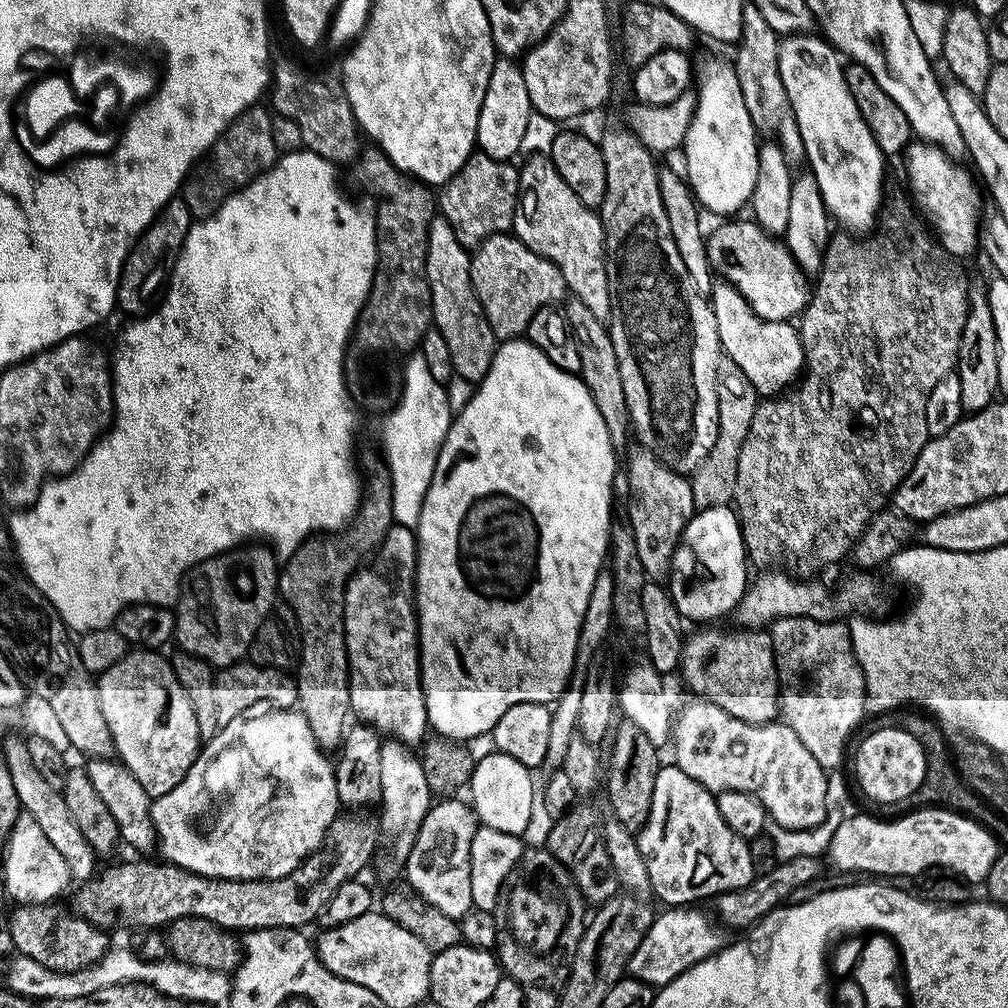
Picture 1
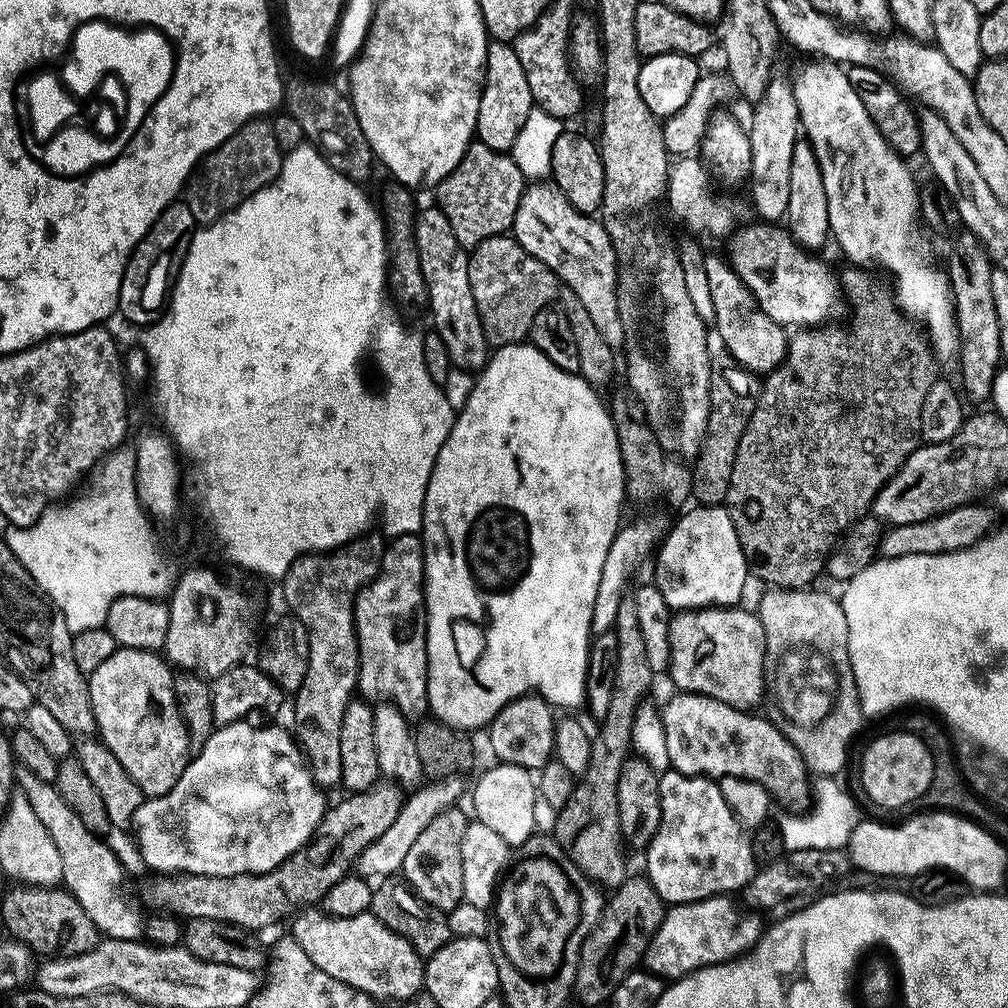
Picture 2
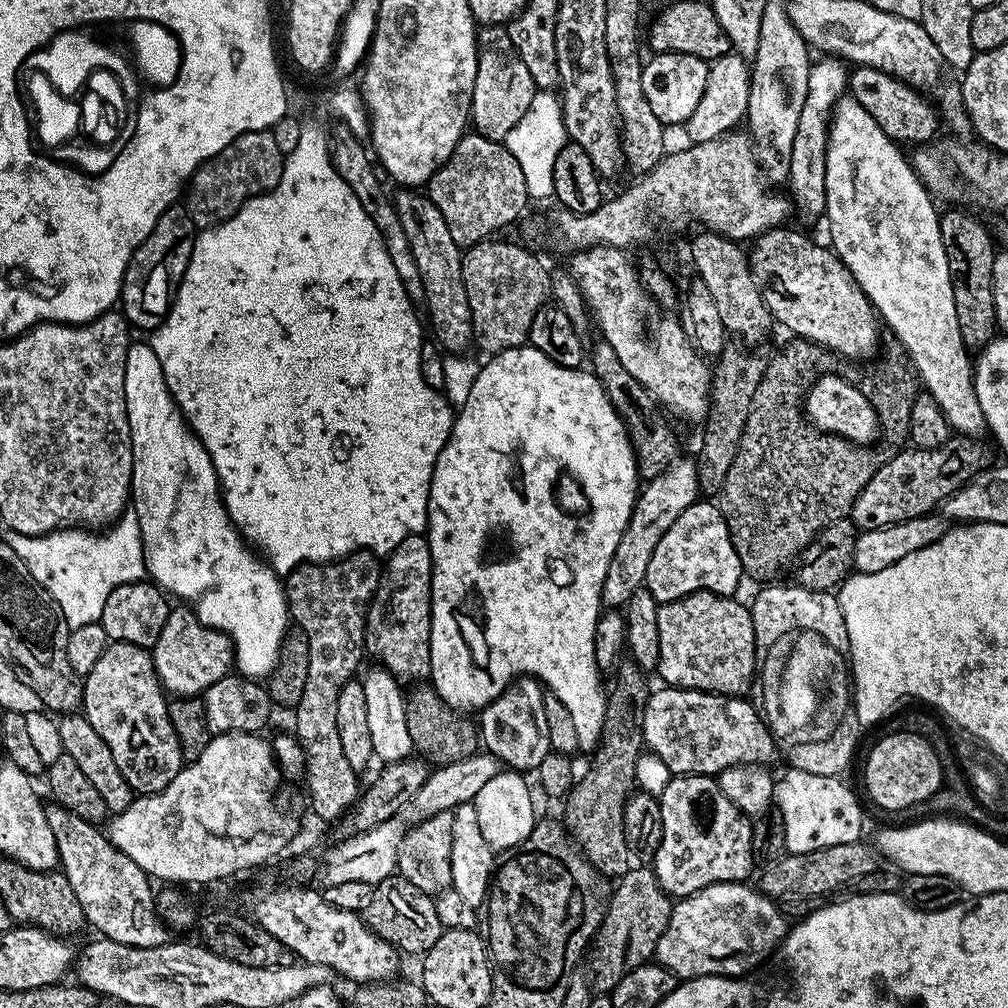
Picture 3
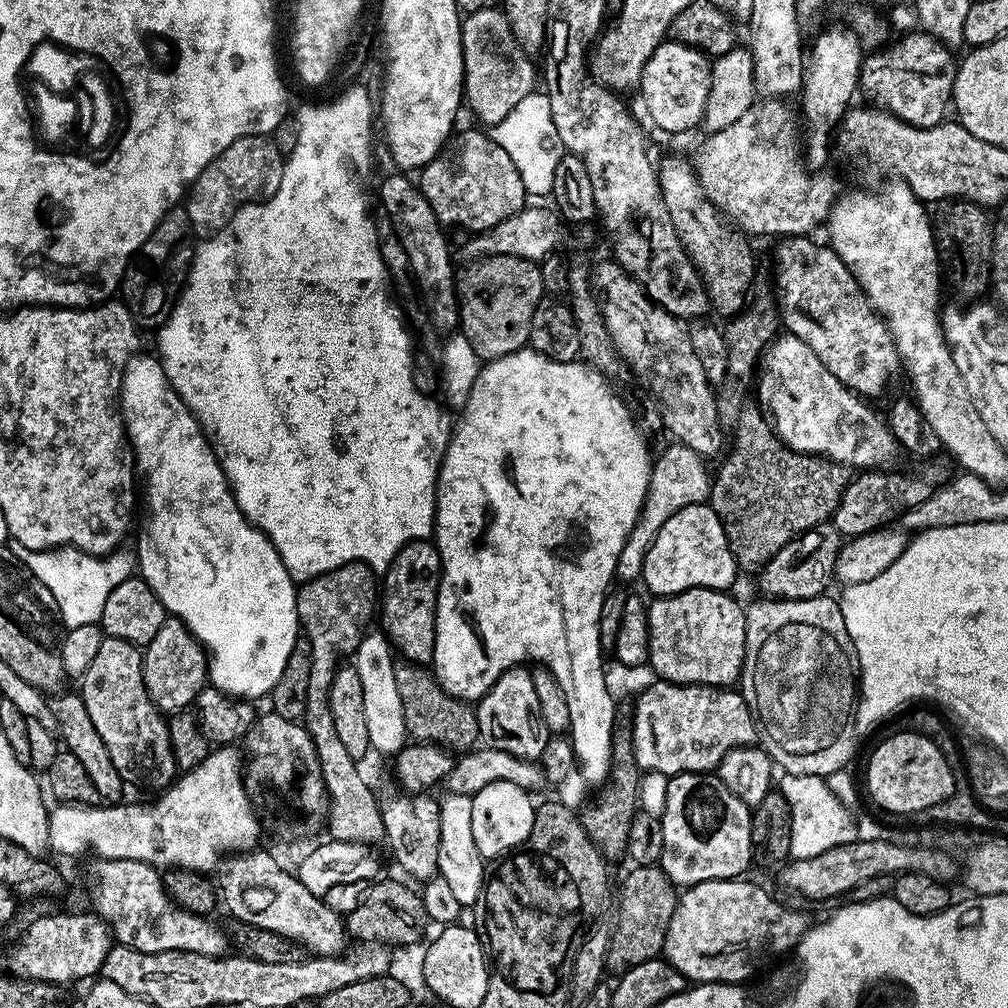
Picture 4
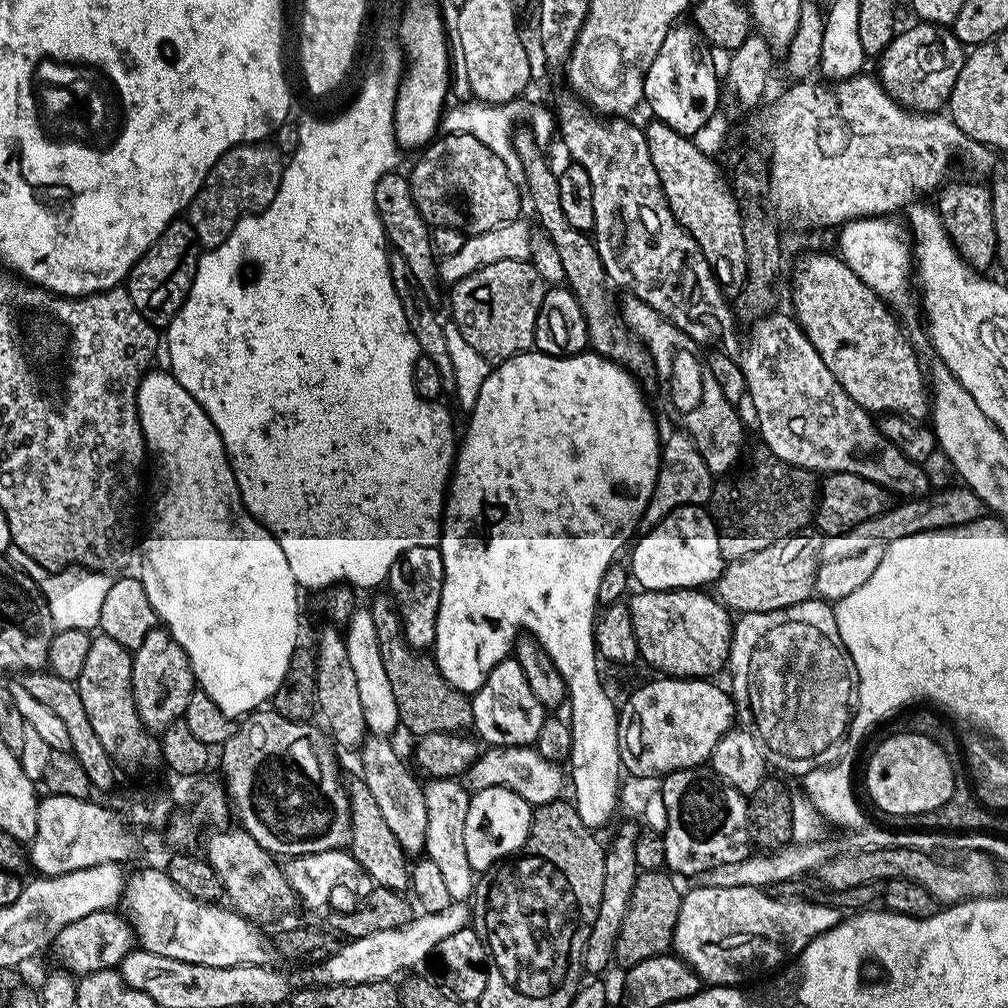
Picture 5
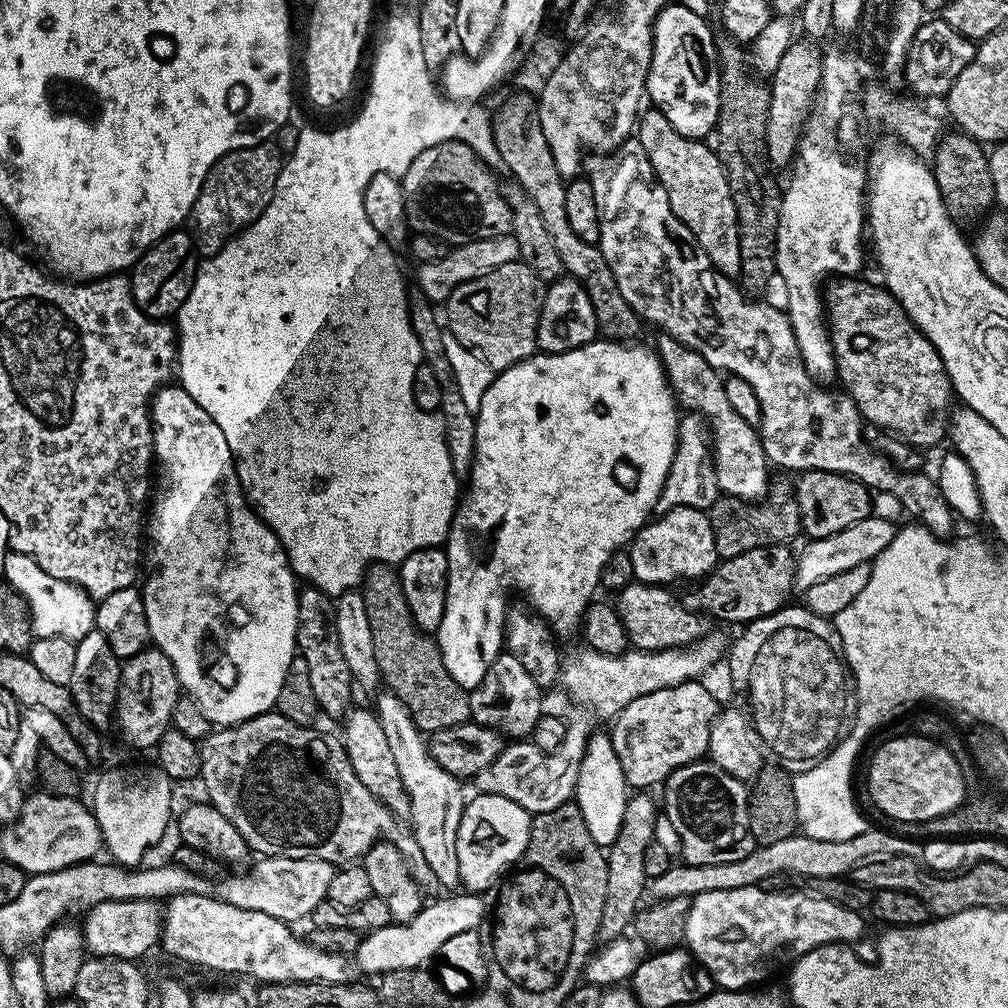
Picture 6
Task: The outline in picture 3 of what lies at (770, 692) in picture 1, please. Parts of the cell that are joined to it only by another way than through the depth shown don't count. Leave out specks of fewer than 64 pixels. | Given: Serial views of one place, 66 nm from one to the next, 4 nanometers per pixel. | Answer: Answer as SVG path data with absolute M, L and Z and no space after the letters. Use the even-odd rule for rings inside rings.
M695 592L689 596L683 596L680 600L672 600L669 604L660 604L658 610L658 676L661 676L665 685L674 688L693 688L699 692L717 692L719 696L743 697L744 692L751 684L758 672L758 649L756 646L756 635L754 634L754 622L747 603L739 604L732 596L719 596L713 592Z

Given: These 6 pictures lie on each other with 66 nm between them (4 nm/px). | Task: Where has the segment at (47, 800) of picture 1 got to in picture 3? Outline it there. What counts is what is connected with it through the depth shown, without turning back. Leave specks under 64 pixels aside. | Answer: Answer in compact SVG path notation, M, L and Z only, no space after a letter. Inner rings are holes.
M52 802L45 807L46 822L54 834L54 842L58 846L59 867L66 878L70 880L71 889L75 897L81 902L86 921L97 928L99 935L114 942L122 942L126 946L135 948L153 948L169 943L170 929L161 923L159 914L155 912L154 884L150 877L140 869L138 862L134 862L126 854L116 851L111 840L97 825L78 818L70 810L61 808Z

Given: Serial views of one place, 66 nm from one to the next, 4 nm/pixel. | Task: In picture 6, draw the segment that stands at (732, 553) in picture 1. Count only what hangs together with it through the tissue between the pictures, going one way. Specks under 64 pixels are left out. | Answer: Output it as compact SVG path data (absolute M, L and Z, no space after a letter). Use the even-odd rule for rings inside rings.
M675 508L657 515L640 529L627 551L630 562L634 562L634 577L641 584L672 586L675 580L692 582L707 576L718 563L707 511L698 508Z

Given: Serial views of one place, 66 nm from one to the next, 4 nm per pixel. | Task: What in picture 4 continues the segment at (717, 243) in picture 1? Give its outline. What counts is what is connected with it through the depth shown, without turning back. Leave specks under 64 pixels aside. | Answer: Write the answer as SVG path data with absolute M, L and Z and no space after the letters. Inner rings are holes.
M794 236L783 241L784 244L776 252L776 280L774 276L774 295L778 301L778 316L789 333L797 336L802 342L806 342L806 346L810 346L810 350L814 350L814 354L818 354L818 358L822 362L822 366L826 366L826 370L830 370L830 374L834 374L838 378L838 382L842 382L857 396L865 398L873 398L872 396L880 396L892 384L892 379L896 375L901 375L902 361L900 354L896 349L894 338L888 329L888 323L884 317L872 307L872 303L868 300L868 296L860 289L860 283L852 277L852 271L842 262L842 258L838 258L838 254L827 243L815 244L812 238L808 236Z

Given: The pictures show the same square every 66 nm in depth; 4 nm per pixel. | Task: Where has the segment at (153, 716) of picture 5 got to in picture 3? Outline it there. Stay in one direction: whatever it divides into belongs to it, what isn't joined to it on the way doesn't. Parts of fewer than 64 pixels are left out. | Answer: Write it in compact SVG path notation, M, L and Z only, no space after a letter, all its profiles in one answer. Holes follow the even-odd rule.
M176 607L169 611L166 626L162 626L162 634L158 634L158 642L150 650L154 670L165 693L176 698L199 697L214 682L229 675L234 664L232 640L216 628L203 627L191 607Z

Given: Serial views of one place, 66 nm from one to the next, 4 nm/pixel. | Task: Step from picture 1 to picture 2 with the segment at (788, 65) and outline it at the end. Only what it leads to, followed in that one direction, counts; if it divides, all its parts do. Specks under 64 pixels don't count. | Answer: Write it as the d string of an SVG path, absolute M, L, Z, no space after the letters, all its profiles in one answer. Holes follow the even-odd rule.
M812 58L807 61L796 72L796 77L791 77L790 83L793 90L793 96L797 99L798 110L800 111L799 123L802 125L803 135L808 143L811 144L814 154L817 156L818 166L821 168L822 183L826 188L827 205L829 206L829 230L831 239L838 247L844 251L844 256L848 259L847 263L852 266L859 266L865 270L873 270L872 268L881 268L884 272L892 275L891 287L894 289L894 299L901 312L908 317L909 320L915 322L926 333L931 345L932 351L941 361L948 360L957 355L960 351L960 332L956 328L956 310L952 303L952 288L948 285L948 274L943 267L936 265L936 260L932 257L932 244L928 241L926 233L920 229L920 216L922 220L922 208L920 212L920 196L916 193L916 184L912 181L912 176L908 173L905 161L895 150L886 142L886 138L882 138L882 134L878 130L878 126L874 126L874 122L870 118L870 114L866 110L866 106L862 106L862 98L858 98L858 94L854 90L854 86L850 86L850 78L847 71L835 60L826 60L823 58Z

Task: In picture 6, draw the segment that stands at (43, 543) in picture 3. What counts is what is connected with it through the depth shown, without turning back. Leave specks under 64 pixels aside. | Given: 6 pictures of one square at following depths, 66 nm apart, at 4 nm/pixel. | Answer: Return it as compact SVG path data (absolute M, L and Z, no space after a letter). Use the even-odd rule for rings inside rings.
M9 551L8 557L2 561L2 568L3 579L28 603L32 631L37 637L57 636L77 641L93 632L96 626L96 604L83 588L46 574L46 570L20 552Z

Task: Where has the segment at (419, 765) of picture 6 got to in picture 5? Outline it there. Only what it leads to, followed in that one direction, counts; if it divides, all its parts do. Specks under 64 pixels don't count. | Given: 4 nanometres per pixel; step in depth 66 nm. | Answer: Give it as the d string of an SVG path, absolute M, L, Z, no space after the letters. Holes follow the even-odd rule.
M455 779L432 780L424 784L426 798L426 842L424 852L432 859L442 873L442 879L450 892L453 902L464 902L469 898L472 887L478 880L472 871L470 858L466 858L466 814L470 803L470 793L463 783Z

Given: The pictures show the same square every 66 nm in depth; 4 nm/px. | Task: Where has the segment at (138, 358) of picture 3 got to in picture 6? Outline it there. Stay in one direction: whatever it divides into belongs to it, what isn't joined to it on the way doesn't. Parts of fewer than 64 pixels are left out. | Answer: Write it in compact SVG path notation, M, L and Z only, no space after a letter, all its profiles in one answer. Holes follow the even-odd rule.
M165 386L157 388L150 405L152 413L152 451L158 472L164 475L164 488L160 492L160 505L151 509L146 520L146 536L152 539L152 573L148 581L142 584L144 605L146 606L146 622L151 643L164 652L174 666L180 679L181 689L199 704L202 714L206 714L209 725L229 726L238 725L244 720L252 719L275 709L278 690L282 690L282 678L286 678L286 670L290 666L292 657L297 655L296 623L298 622L298 580L291 566L288 556L280 540L268 529L267 524L252 510L251 504L244 496L240 479L236 473L236 463L232 451L226 442L226 434L218 427L218 422L186 394L186 390L179 386Z

